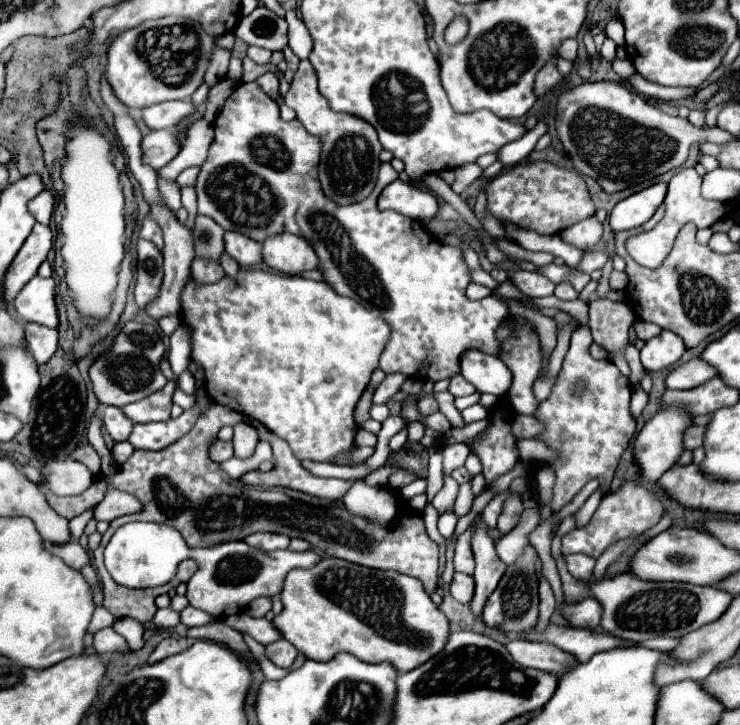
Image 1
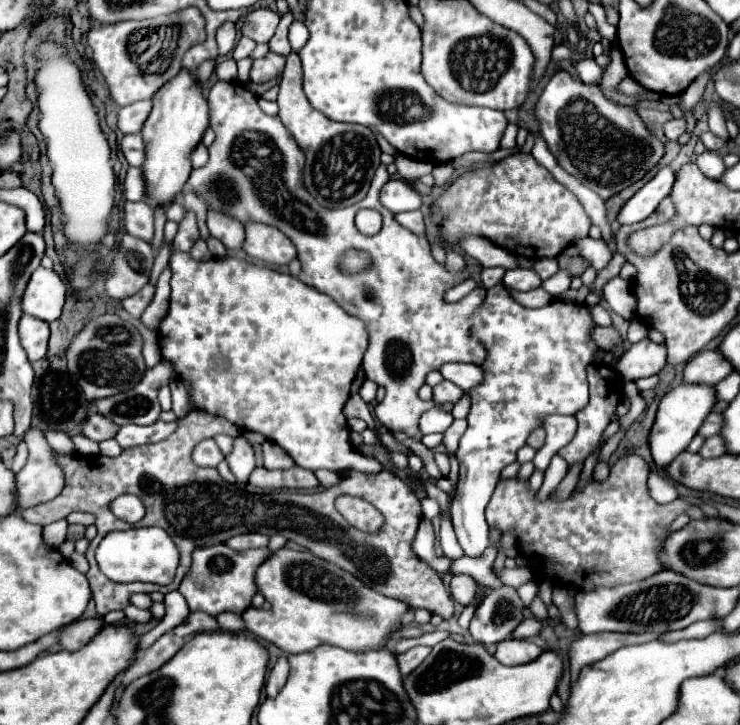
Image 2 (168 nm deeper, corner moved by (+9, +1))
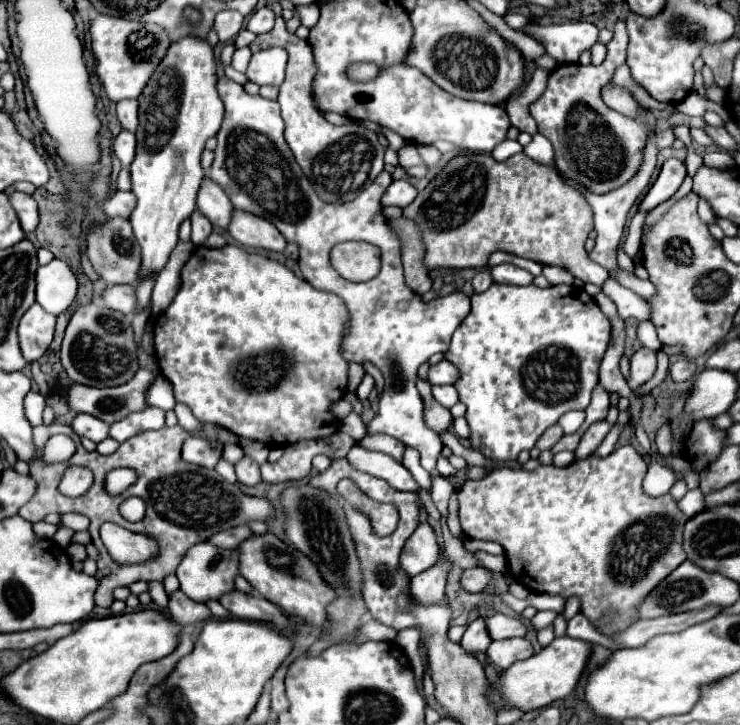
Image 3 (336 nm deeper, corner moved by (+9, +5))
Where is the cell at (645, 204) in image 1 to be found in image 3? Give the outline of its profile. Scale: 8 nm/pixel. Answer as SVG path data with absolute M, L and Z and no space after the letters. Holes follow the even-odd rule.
M668 159L662 165L660 175L654 181L652 189L648 191L648 195L640 203L640 211L652 211L656 205L668 201L678 191L684 177L686 177L686 163L680 159Z

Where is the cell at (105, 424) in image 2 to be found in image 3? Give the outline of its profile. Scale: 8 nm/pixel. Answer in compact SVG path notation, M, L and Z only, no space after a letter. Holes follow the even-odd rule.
M80 413L74 417L72 421L72 429L76 435L80 437L86 437L86 439L92 439L94 443L100 443L108 437L108 429L110 425L92 417L92 415L86 415L86 413Z

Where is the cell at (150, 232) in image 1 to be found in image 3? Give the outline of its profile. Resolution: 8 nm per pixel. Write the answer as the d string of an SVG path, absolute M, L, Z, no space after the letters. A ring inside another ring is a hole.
M114 191L106 201L104 201L104 213L106 215L120 215L120 217L130 217L132 209L136 207L136 197L132 193L122 193Z

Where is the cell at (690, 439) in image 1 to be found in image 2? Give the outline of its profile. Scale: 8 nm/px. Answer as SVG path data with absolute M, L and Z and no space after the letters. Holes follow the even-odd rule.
M710 413L710 415L704 419L698 435L702 435L702 437L712 437L712 435L716 435L716 433L720 431L720 427L722 427L722 417L720 417L720 413Z

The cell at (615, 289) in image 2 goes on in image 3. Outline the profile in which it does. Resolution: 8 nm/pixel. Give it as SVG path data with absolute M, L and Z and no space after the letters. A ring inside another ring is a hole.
M466 153L448 161L446 167L418 193L418 197L404 207L404 219L414 221L420 227L424 243L424 265L432 269L484 269L488 257L494 251L514 253L524 259L532 259L540 265L554 265L570 271L584 283L602 285L608 279L608 271L588 259L584 243L594 229L592 209L584 195L568 185L560 173L550 165L538 165L524 153L518 153L506 161L496 161L490 153Z

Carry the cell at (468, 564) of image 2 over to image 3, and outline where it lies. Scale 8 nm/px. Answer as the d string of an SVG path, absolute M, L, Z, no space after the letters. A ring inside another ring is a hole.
M446 557L444 565L422 571L420 575L410 579L408 595L418 605L440 605L445 599L446 573L450 569L450 561Z

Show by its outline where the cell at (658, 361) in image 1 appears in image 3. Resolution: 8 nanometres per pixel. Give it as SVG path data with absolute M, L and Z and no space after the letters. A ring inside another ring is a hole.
M642 347L630 359L630 379L628 379L630 389L638 389L646 381L650 381L654 371L656 371L656 351Z

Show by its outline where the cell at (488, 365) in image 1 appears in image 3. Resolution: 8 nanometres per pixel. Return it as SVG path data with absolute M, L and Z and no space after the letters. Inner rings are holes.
M440 361L438 365L432 365L430 371L428 371L428 383L430 385L450 385L450 383L456 383L456 373L458 369L450 363L450 361Z

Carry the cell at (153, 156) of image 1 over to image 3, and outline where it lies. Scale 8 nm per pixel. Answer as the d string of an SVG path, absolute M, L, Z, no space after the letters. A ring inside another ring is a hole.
M120 131L118 137L114 137L112 143L114 155L120 159L122 167L128 167L136 155L136 137L132 131Z

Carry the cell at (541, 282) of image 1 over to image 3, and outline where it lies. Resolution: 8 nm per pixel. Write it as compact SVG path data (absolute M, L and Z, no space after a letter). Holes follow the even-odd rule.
M494 265L490 267L490 275L494 283L512 283L512 285L530 285L532 275L526 269L520 269L516 265Z

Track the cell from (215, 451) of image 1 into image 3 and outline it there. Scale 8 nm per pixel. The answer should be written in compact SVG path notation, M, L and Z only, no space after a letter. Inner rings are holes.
M188 437L184 441L184 445L182 445L182 459L188 461L188 463L202 465L206 469L214 469L216 463L220 461L220 453L214 451L208 441L196 439L196 437Z

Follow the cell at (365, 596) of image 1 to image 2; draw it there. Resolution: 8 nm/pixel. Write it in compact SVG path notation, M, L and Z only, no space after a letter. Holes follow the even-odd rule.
M286 547L274 551L256 571L256 585L272 607L270 611L248 607L242 613L246 629L286 653L314 651L314 647L322 643L348 651L384 649L402 627L404 615L412 611L406 603L400 603L400 599L388 599L372 591L372 587L360 583L360 579L348 571L310 551L292 551ZM290 577L298 581L290 581Z

